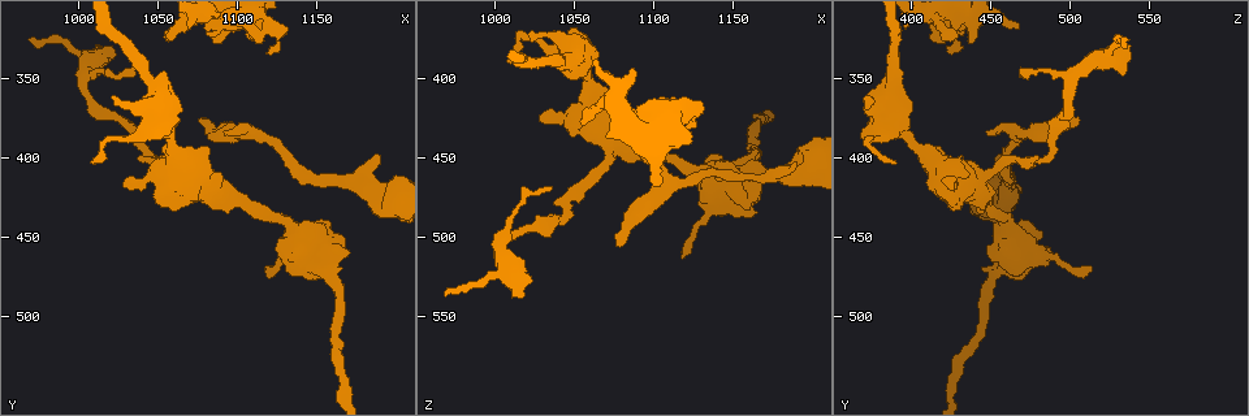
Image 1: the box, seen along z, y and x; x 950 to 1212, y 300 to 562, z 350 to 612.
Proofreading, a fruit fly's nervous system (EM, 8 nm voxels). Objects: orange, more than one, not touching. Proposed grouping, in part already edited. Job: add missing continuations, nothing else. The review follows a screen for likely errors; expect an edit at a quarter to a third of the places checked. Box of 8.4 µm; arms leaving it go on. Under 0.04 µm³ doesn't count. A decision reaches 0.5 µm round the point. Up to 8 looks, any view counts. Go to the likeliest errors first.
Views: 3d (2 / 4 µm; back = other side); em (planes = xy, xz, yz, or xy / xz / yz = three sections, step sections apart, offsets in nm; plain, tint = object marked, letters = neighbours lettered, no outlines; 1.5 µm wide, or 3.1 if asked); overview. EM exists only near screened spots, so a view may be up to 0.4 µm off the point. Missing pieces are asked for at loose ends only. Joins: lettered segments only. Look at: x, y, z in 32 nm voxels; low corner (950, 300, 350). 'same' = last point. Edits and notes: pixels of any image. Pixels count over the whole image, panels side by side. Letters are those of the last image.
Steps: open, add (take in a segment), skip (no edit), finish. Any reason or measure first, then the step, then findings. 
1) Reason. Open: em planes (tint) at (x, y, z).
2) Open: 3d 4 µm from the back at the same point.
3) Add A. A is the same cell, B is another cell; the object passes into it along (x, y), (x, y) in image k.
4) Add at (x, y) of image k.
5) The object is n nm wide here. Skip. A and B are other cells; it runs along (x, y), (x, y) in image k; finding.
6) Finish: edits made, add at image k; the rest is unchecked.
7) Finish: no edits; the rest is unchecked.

An open end. Open: em planes (letters) at (1076, 374, 506).

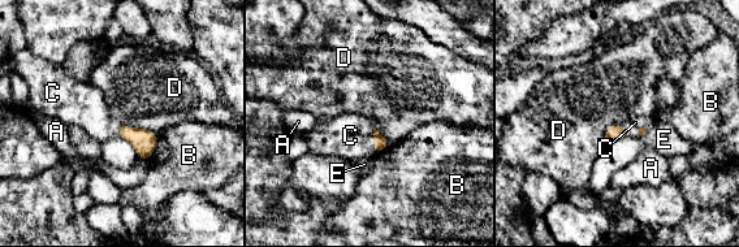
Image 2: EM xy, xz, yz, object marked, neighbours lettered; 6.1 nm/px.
Add C. C is the same cell, A, B, D and E are other cells; the object passes into it along (379, 139), (374, 141), (350, 135) in image 2; it goes on there.

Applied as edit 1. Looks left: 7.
Redraw. Open: overview.

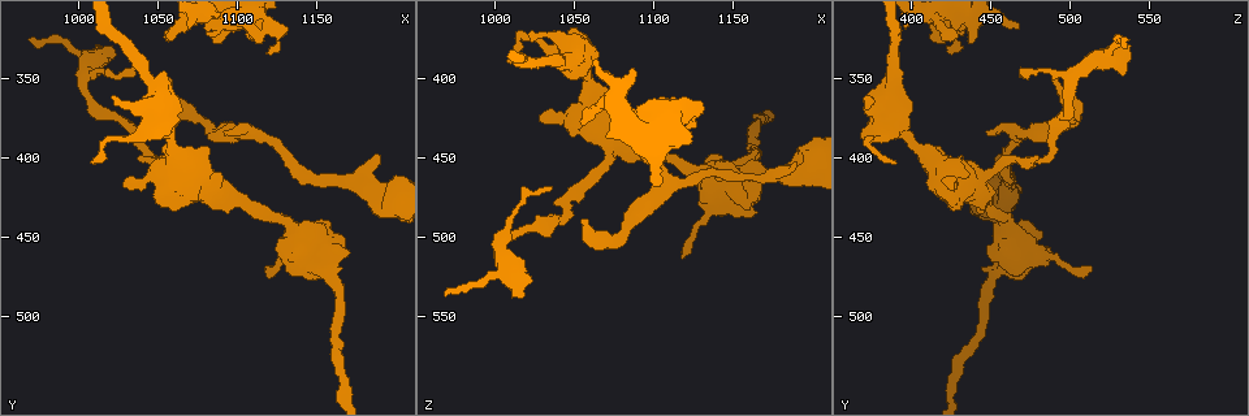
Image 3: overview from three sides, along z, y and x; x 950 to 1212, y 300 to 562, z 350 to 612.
Branch stops here. Open: em planes (plain) at (1190, 398, 456).

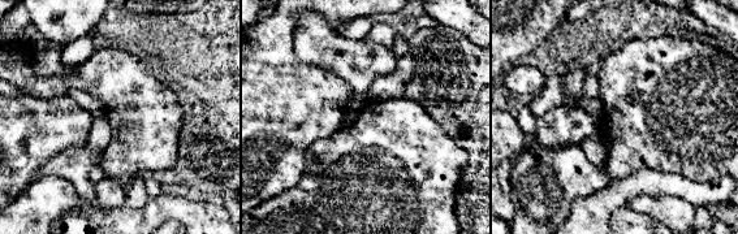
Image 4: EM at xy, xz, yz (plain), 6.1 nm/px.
See the neighbours. Open: em planes (letters) at the same point.

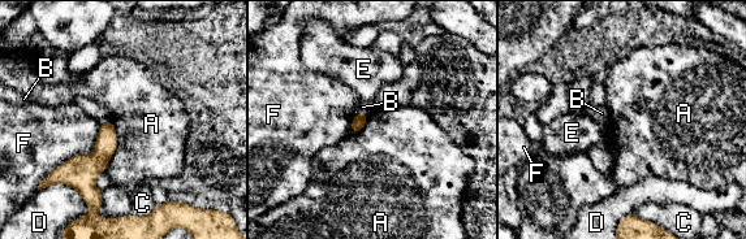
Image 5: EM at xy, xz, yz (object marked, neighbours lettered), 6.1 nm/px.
Skip. A, B, C, D, E and F are other cells; none of them fits.

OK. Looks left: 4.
Free end. Open: em xz step 8 (tint) at (1056, 324, 428).

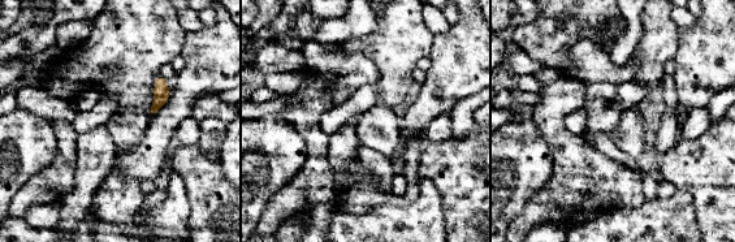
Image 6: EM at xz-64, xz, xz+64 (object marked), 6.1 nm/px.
Another direction. Open: em planes (letters) at the same point.

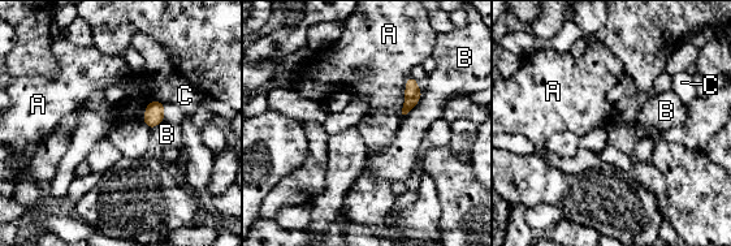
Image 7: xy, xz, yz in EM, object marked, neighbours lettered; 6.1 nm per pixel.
Skip. A, B and C are other cells; none of them fits.

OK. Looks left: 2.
Finish: edits made, add at image 2; the rest is unchecked.

